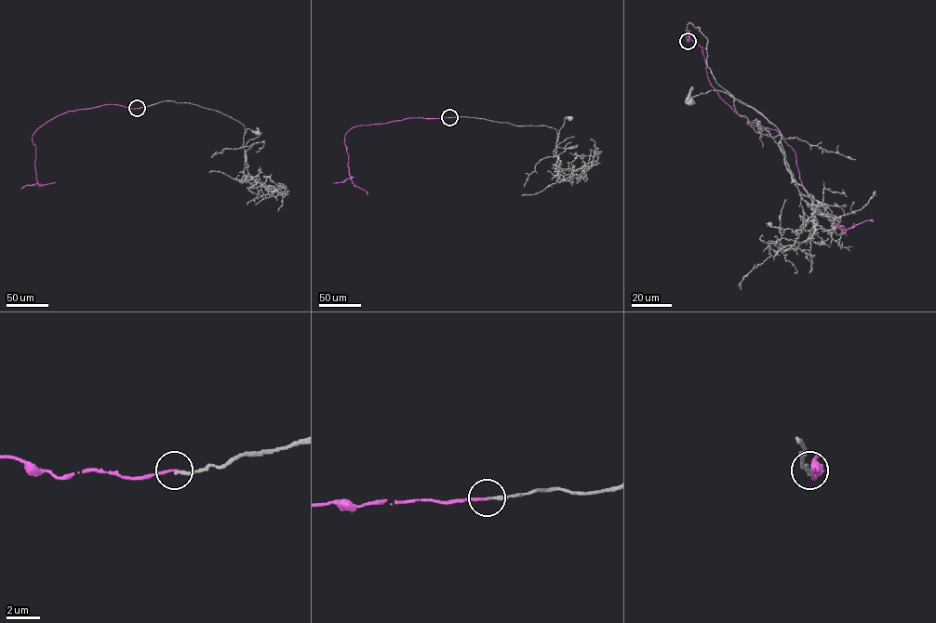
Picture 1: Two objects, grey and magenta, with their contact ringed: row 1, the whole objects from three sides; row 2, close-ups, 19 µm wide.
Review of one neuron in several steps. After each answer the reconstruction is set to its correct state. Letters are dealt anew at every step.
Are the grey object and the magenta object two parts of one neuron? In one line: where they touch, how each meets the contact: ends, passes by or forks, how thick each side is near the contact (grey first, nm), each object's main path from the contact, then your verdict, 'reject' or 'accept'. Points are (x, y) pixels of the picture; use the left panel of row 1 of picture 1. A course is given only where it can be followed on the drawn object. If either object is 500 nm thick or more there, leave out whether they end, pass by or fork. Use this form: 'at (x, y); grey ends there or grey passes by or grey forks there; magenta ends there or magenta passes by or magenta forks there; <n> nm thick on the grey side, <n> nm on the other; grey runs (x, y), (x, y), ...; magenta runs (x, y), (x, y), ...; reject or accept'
at (137, 108); grey ends there; magenta ends there; 180 nm thick on the grey side, 170 nm on the other; grey runs (137, 109), (166, 100), (195, 104), (238, 121), (244, 125), (244, 135), (247, 128), (258, 134); magenta runs (137, 108), (107, 104), (68, 111), (41, 125), (32, 140), (35, 148), (36, 180), (39, 186), (54, 182); accept

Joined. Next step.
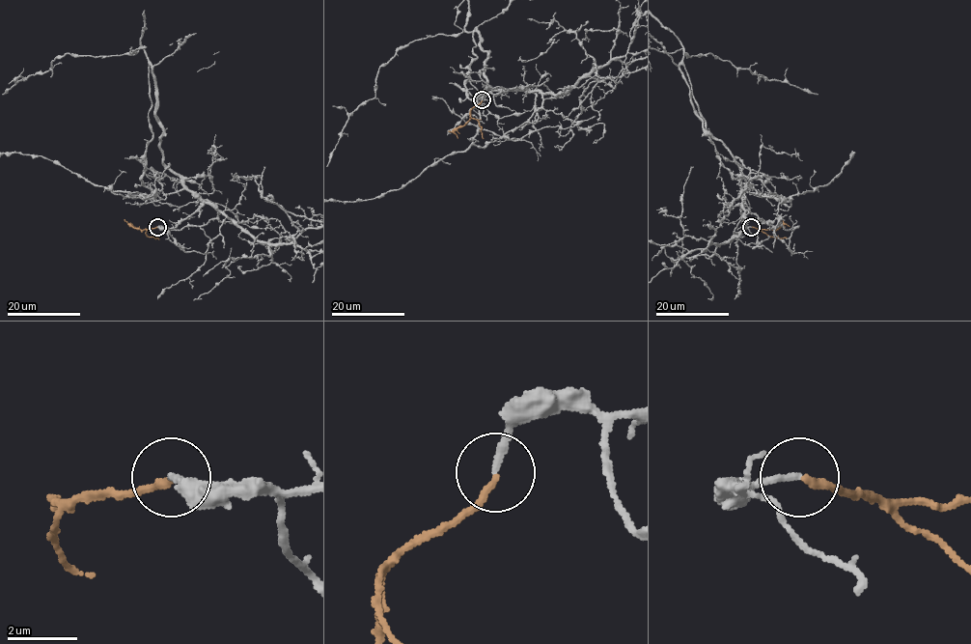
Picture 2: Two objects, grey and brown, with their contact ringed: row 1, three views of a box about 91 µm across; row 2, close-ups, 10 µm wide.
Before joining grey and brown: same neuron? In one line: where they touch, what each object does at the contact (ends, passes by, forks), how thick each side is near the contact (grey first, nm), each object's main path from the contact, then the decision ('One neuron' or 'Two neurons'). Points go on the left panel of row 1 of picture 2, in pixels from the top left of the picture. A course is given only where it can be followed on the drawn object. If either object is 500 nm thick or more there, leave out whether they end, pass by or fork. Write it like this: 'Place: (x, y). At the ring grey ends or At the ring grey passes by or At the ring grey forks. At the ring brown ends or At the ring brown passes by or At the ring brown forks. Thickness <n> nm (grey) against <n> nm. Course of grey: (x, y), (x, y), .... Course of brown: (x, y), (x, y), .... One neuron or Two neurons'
Place: (157, 227). At the ring grey ends. At the ring brown ends. Thickness 200 nm (grey) against 220 nm. Course of brown: (157, 227), (144, 230), (134, 229), (129, 224), (133, 226). One neuron

